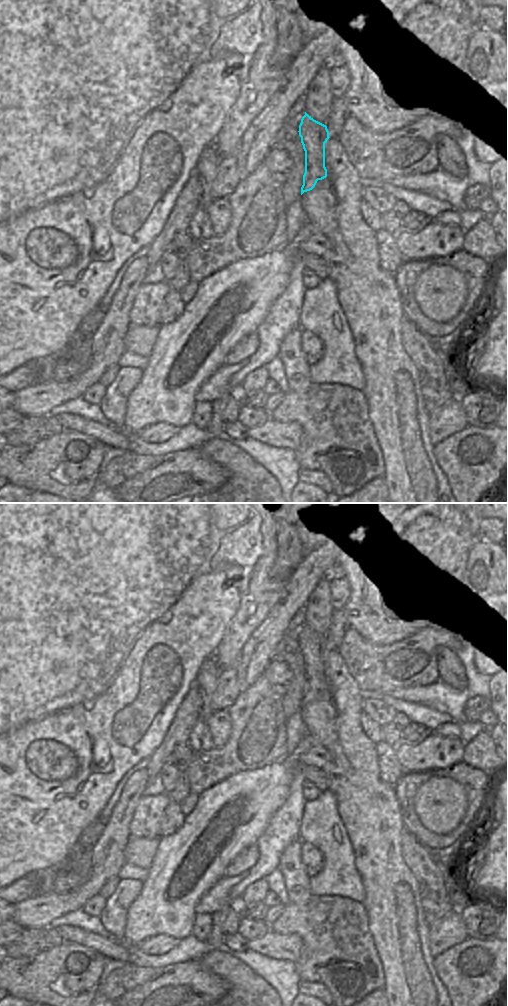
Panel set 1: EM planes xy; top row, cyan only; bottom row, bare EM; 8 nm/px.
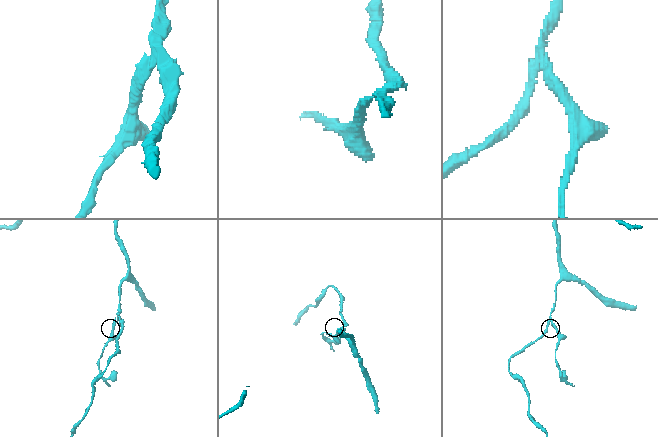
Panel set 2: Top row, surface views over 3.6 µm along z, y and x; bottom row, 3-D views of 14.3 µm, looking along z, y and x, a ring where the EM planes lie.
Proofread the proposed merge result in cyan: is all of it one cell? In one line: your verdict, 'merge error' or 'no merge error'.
merge error

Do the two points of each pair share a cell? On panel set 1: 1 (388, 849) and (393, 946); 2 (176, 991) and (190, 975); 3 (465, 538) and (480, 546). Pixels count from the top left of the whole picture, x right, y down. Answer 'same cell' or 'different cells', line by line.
1: same cell
2: same cell
3: different cells

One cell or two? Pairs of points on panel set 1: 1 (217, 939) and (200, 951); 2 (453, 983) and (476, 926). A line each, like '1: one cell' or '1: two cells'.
1: two cells
2: two cells

